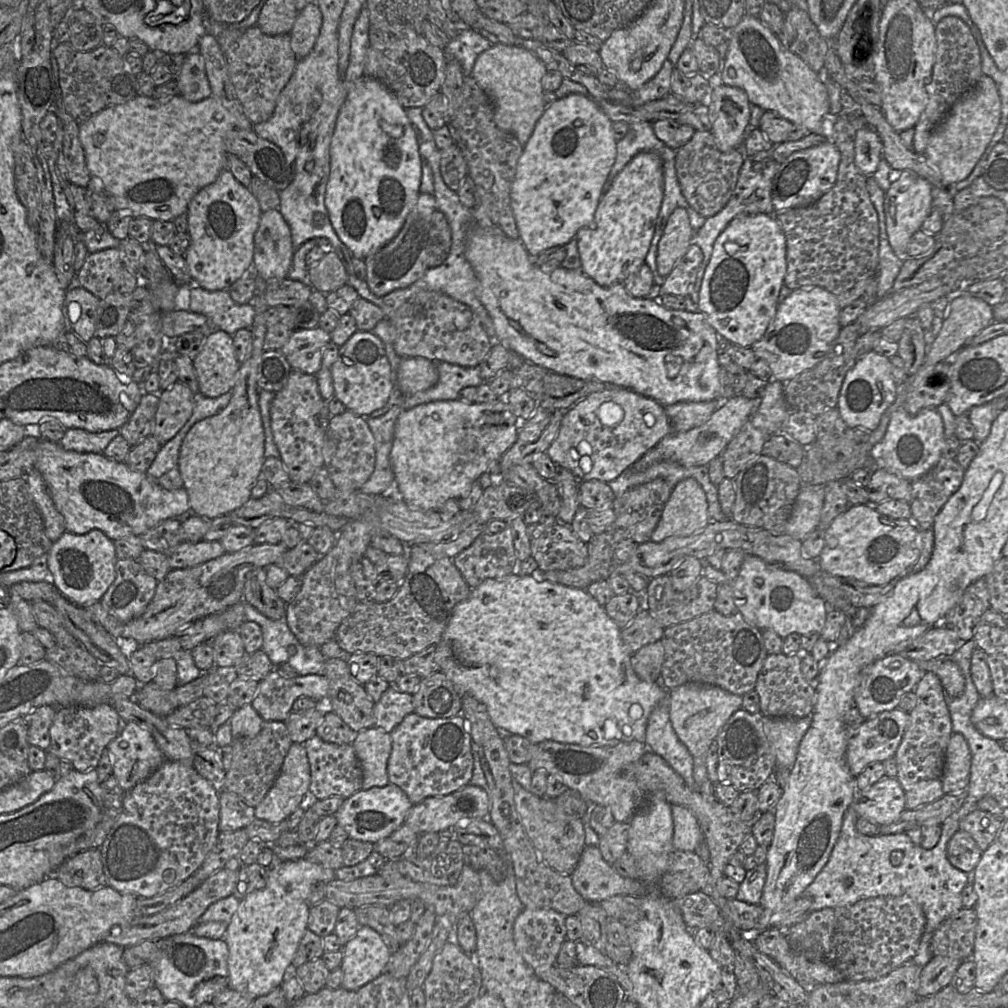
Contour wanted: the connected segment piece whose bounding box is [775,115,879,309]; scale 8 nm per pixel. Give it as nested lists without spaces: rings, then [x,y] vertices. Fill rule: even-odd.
[[[828,115],[827,119],[831,119],[833,124],[832,137],[827,141],[833,142],[841,154],[834,186],[814,203],[780,211],[776,213],[775,218],[786,238],[787,270],[784,285],[792,291],[802,287],[822,287],[837,298],[842,309],[864,296],[869,280],[874,276],[877,277],[879,225],[878,215],[866,186],[867,176],[855,164],[857,130],[849,122],[850,117]]]

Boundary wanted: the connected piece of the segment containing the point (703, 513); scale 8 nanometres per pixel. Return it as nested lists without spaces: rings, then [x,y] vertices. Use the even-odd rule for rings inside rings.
[[[688,477],[673,487],[650,541],[687,537],[701,531],[709,522],[706,494],[695,478]]]

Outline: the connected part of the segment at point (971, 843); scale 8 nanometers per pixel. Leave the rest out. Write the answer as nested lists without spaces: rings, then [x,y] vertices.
[[[957,831],[947,845],[947,858],[950,864],[967,874],[974,871],[982,853],[974,839],[963,831]]]

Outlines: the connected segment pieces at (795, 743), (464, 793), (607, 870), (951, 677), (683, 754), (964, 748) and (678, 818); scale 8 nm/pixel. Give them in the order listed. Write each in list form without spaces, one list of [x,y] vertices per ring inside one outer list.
[[[811,715],[803,718],[763,716],[764,731],[776,757],[776,768],[792,769],[799,744],[811,722]]]
[[[468,784],[453,793],[443,796],[427,797],[420,803],[414,804],[409,810],[405,818],[404,824],[408,825],[413,831],[418,833],[419,835],[431,832],[439,833],[442,830],[454,827],[461,820],[484,819],[489,821],[489,818],[486,817],[488,815],[488,812],[489,800],[486,790],[478,786]]]
[[[585,846],[571,881],[574,889],[593,903],[616,895],[641,896],[647,890],[643,882],[622,877],[603,859],[598,846]]]
[[[950,659],[919,661],[918,666],[924,672],[934,673],[940,680],[946,697],[958,697],[965,688],[965,679],[958,665]]]
[[[669,691],[651,712],[644,739],[648,749],[662,757],[690,789],[700,791],[693,777],[693,757],[679,740],[670,721]]]
[[[953,733],[945,752],[942,789],[945,795],[965,792],[970,781],[971,753],[965,738]]]
[[[673,804],[672,816],[674,849],[696,852],[704,841],[704,834],[694,813],[686,806]]]

